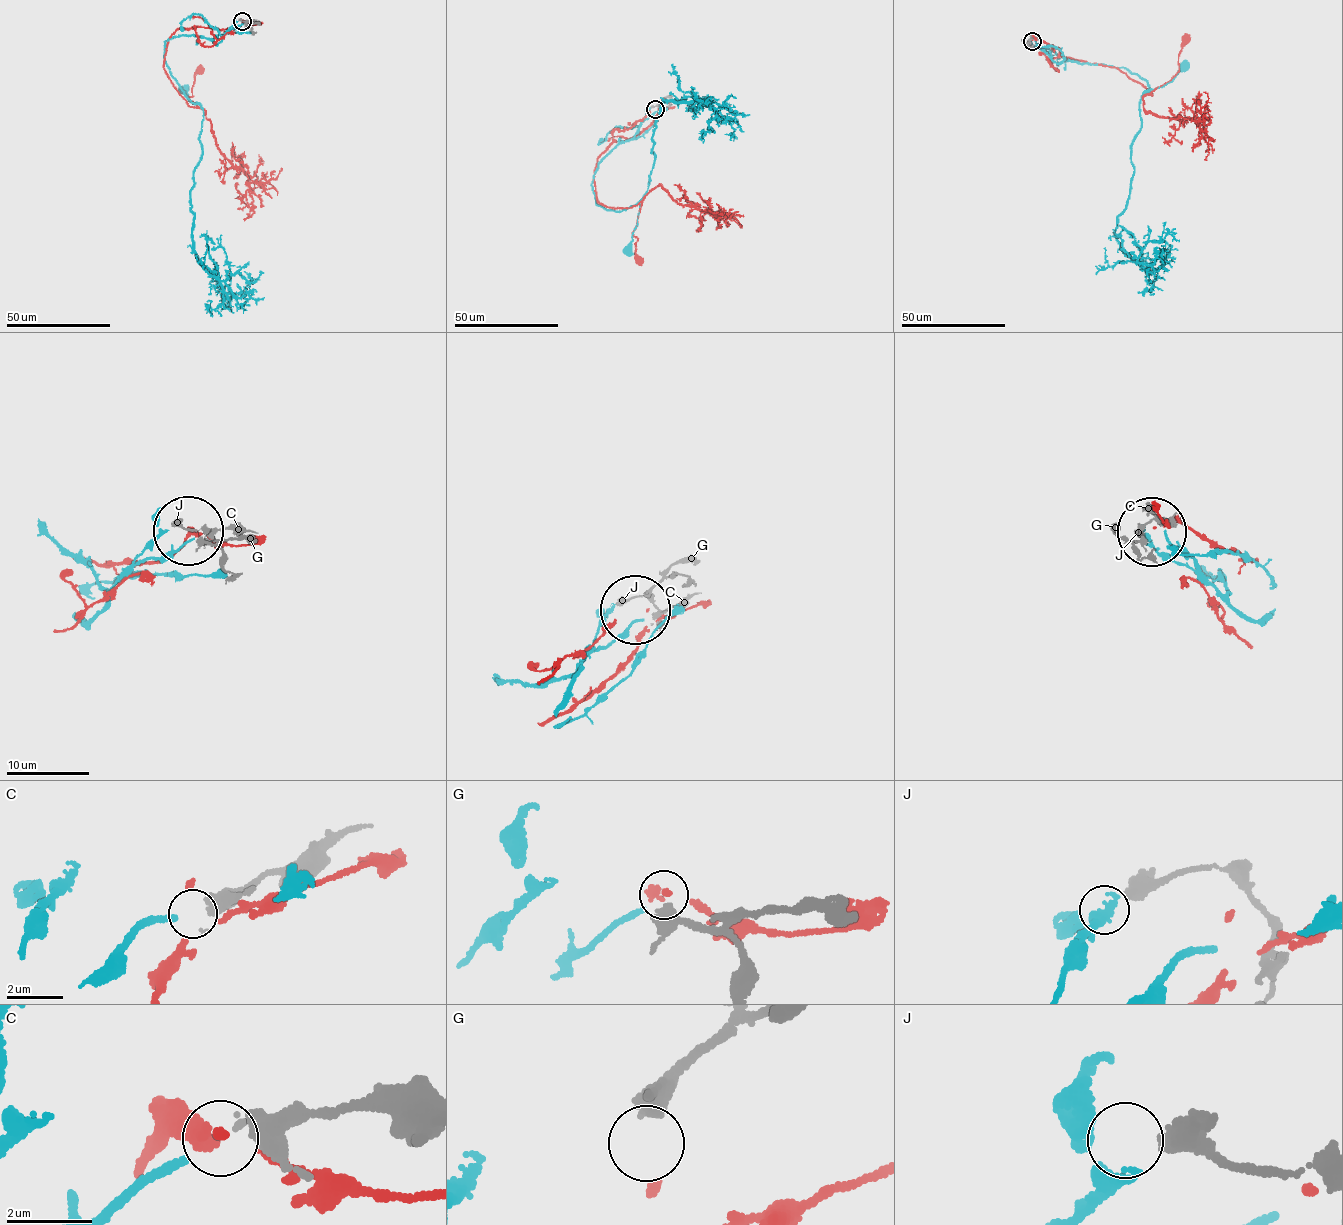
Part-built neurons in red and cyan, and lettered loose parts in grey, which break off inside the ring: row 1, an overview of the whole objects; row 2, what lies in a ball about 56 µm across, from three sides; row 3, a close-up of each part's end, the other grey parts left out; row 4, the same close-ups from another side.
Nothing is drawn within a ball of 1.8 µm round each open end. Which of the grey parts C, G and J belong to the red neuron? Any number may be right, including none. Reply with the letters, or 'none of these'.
G

